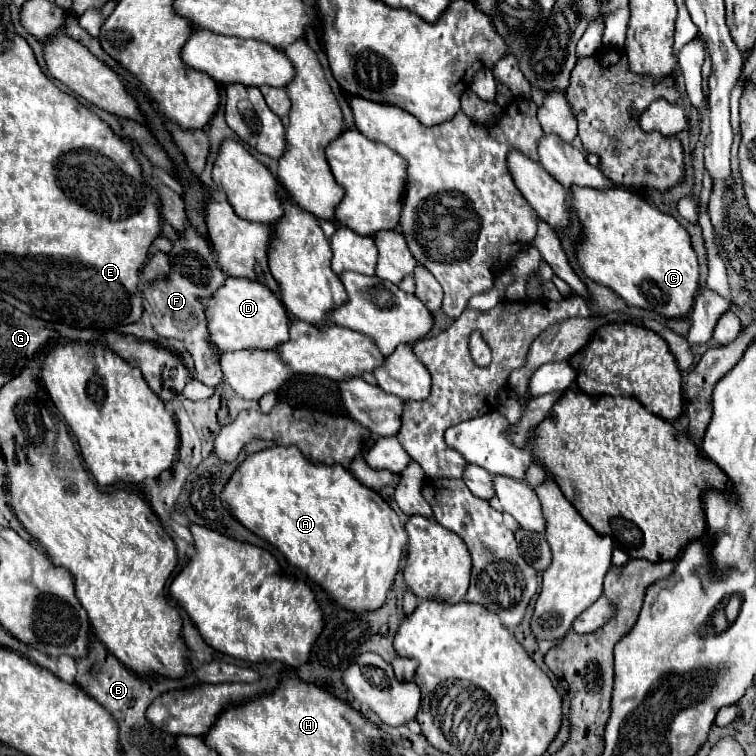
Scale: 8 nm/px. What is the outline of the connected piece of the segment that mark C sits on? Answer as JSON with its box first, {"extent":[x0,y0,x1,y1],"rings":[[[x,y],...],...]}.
{"extent":[571,187,699,319],"rings":[[[573,187],[571,201],[585,229],[585,241],[577,251],[577,259],[589,279],[613,289],[619,297],[627,301],[627,305],[651,309],[669,319],[681,319],[689,315],[693,299],[699,289],[697,255],[691,247],[689,233],[671,215],[661,213],[657,207],[653,207],[639,195],[621,187],[605,191],[593,191],[589,187]]]}

